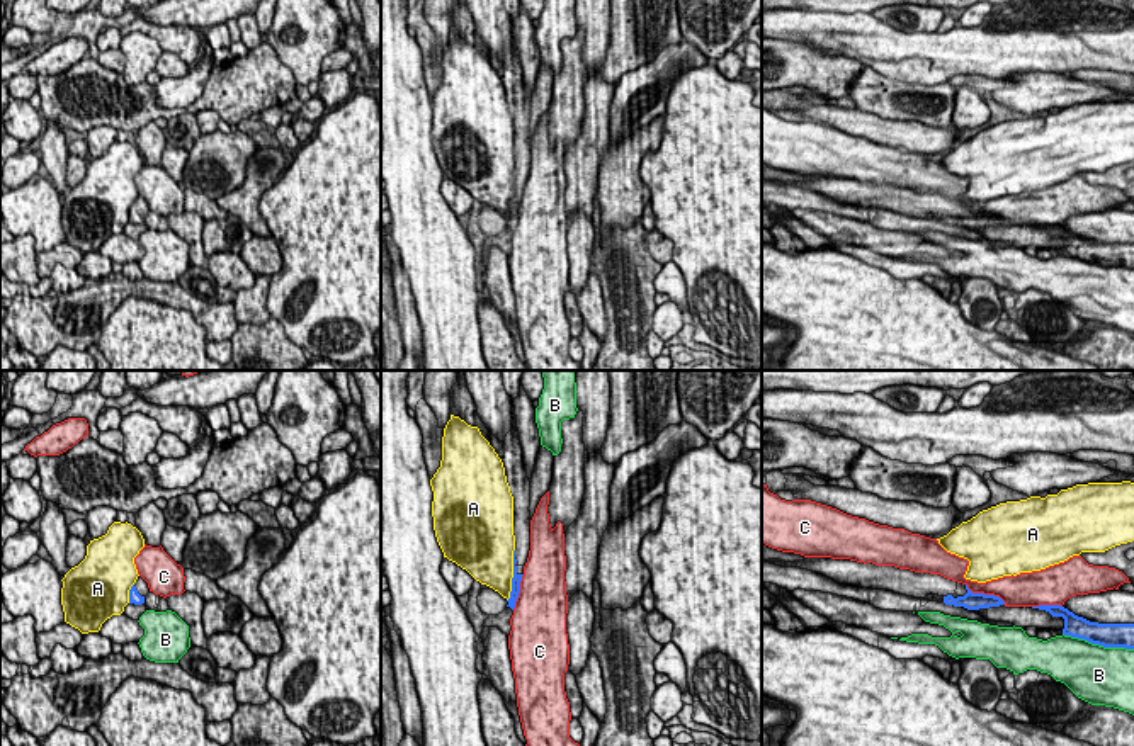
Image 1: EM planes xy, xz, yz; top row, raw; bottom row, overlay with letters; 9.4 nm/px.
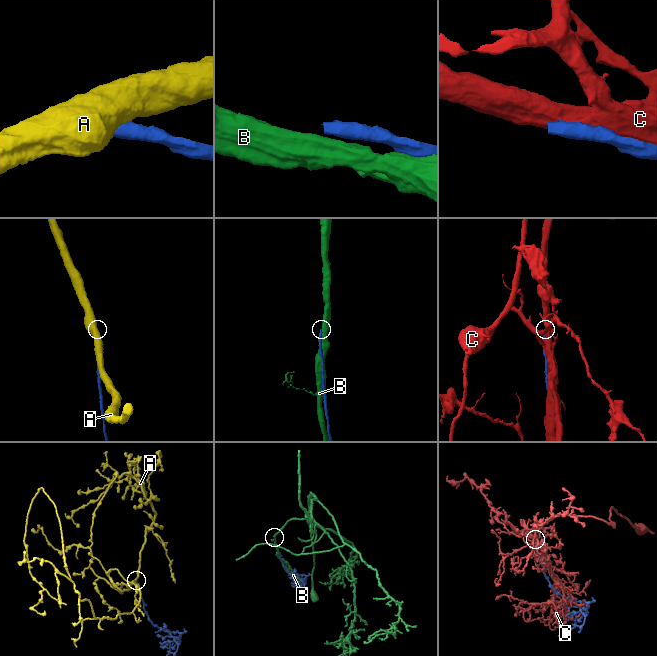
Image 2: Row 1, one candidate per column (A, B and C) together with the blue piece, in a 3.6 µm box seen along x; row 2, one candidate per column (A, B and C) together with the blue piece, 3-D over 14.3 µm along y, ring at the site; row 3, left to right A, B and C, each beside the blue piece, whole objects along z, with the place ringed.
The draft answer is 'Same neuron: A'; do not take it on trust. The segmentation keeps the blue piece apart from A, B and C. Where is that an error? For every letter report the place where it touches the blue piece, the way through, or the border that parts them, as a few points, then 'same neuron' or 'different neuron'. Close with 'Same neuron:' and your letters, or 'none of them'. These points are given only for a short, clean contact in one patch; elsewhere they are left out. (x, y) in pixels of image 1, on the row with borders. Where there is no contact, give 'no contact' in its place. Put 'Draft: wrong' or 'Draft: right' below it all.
A: contact xz (514, 575); different neuron
B: contact yz (1099, 644); different neuron
C: contact yz (983, 593); different neuron
Same neuron: none of them
Draft: wrong

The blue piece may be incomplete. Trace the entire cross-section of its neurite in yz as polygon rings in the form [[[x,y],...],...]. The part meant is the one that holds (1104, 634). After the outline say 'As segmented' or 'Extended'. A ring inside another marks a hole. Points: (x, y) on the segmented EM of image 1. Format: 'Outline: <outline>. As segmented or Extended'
Outline: [[[1061,605],[1032,607],[1064,619],[1064,636],[1085,639],[1103,647],[1134,649],[1134,624],[1098,624],[1074,615]]]. As segmented

